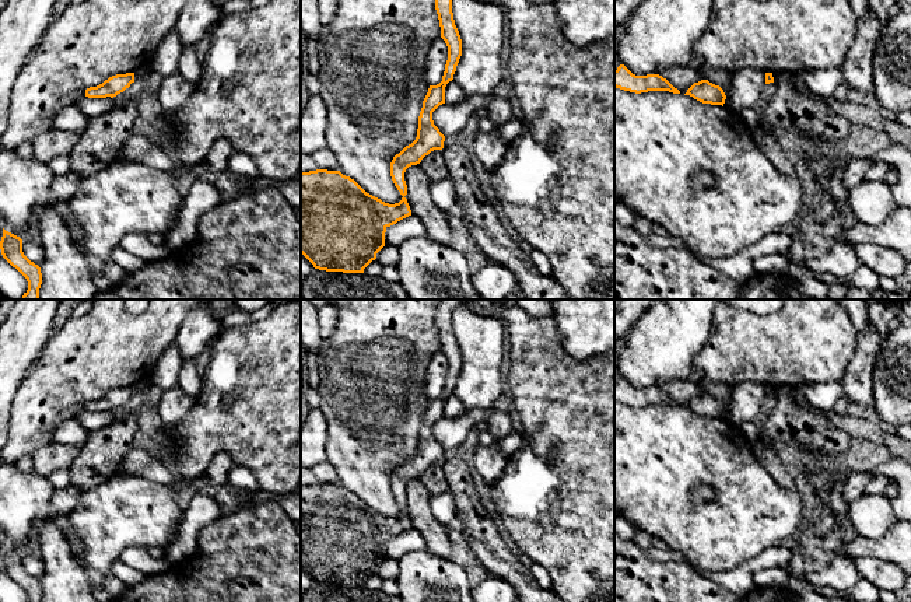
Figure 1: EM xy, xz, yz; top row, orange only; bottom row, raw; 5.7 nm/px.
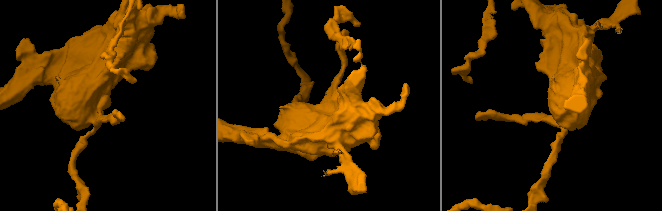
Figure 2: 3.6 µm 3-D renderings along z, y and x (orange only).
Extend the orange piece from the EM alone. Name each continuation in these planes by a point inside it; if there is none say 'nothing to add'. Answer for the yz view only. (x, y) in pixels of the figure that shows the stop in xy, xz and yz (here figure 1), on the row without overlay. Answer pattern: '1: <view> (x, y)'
nothing to add

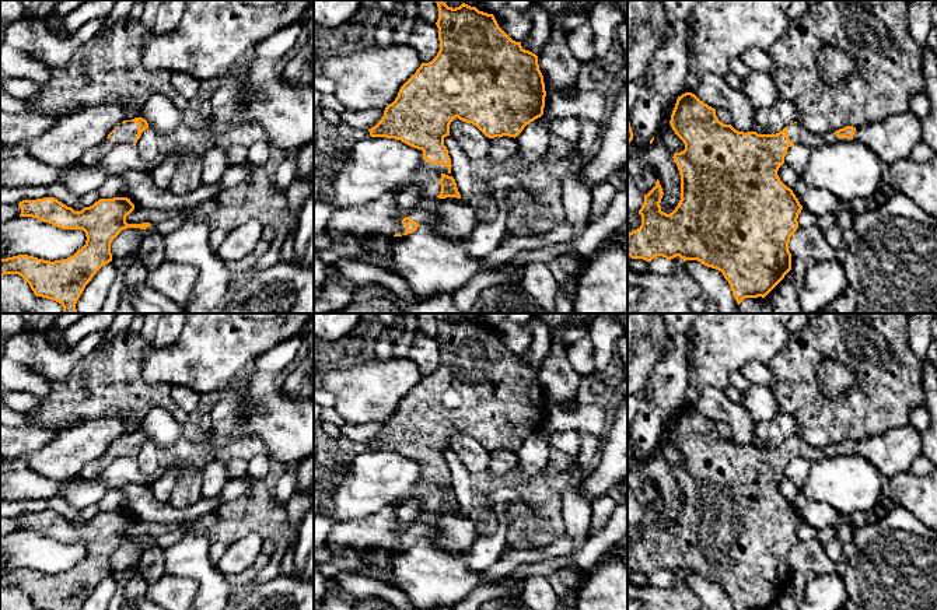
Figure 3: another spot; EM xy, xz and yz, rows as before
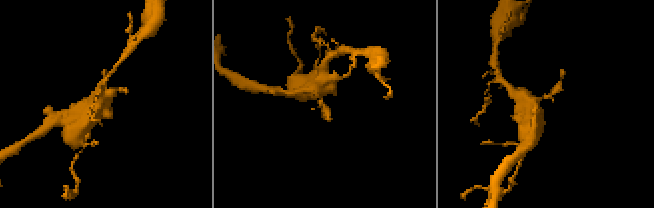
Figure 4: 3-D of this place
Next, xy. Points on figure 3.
1: xy (126, 445)

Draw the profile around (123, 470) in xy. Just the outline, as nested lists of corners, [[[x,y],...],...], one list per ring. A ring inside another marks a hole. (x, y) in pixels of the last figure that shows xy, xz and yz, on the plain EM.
[[[133,456],[118,458],[95,478],[84,478],[81,476],[73,478],[73,481],[91,481],[99,480],[109,490],[119,490],[125,484],[141,484],[148,485],[165,473],[168,467],[158,466],[151,474],[144,474],[140,470],[139,462]]]

